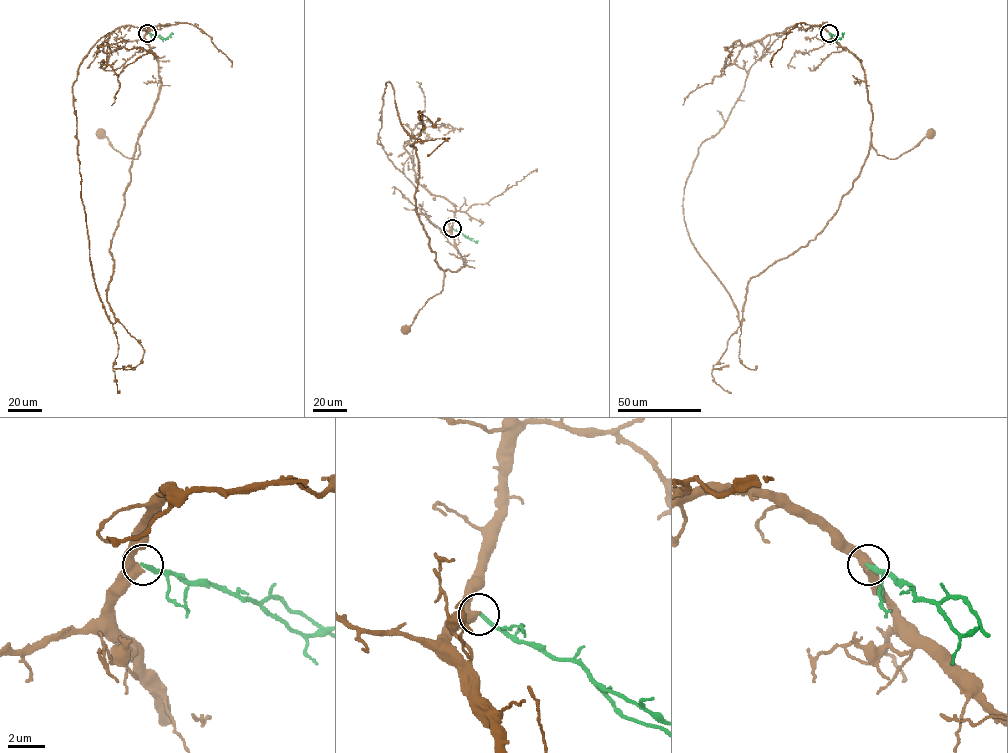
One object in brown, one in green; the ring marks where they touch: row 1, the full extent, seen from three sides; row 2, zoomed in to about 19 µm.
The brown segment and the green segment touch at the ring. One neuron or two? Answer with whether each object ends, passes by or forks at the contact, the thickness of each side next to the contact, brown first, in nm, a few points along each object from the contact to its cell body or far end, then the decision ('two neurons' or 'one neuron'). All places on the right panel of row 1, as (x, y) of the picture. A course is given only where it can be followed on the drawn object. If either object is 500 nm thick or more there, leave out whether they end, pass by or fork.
brown passes by; green ends there; 480 nm thick on the brown side, 240 nm on the other; brown runs (829, 33), (859, 60), (864, 73), (872, 114), (871, 143), (877, 154), (895, 159), (930, 134); green runs (829, 32), (837, 39), (842, 33); two neurons

